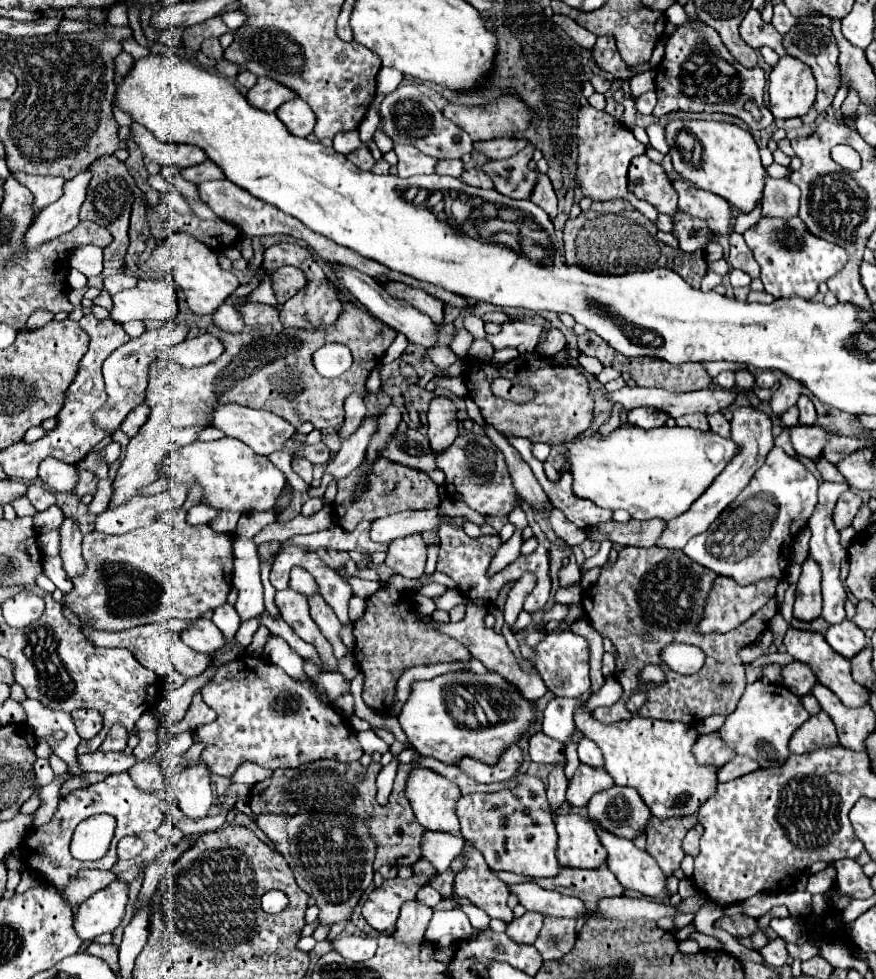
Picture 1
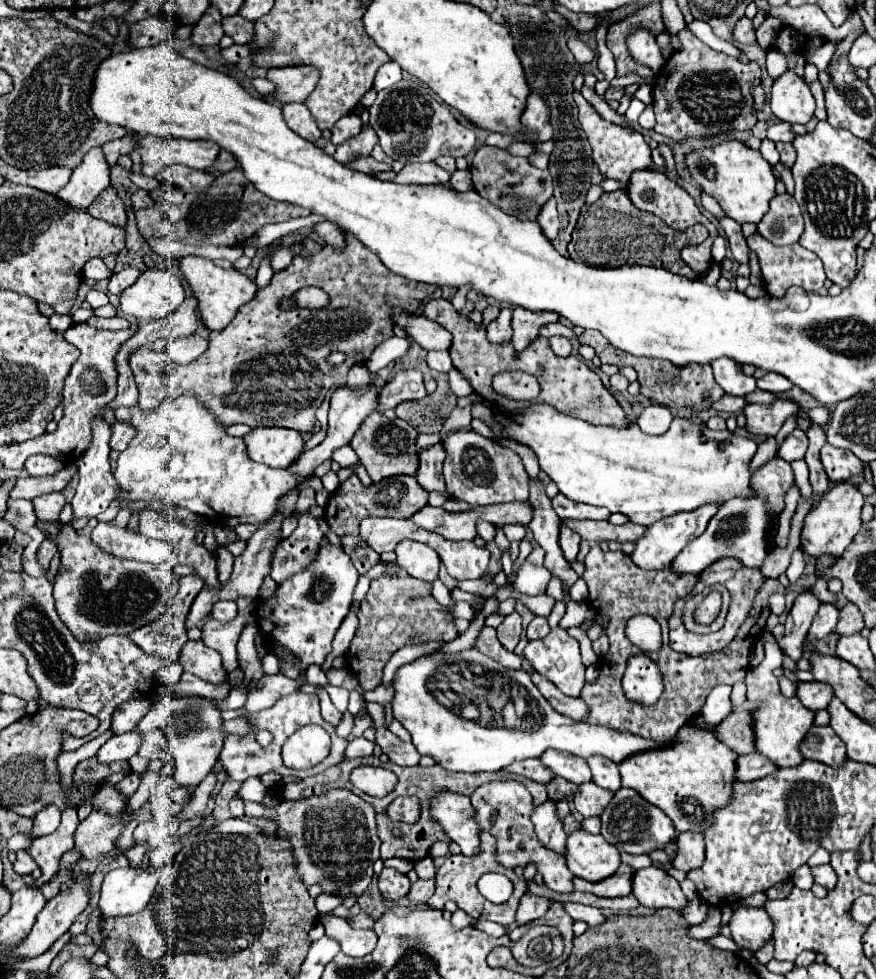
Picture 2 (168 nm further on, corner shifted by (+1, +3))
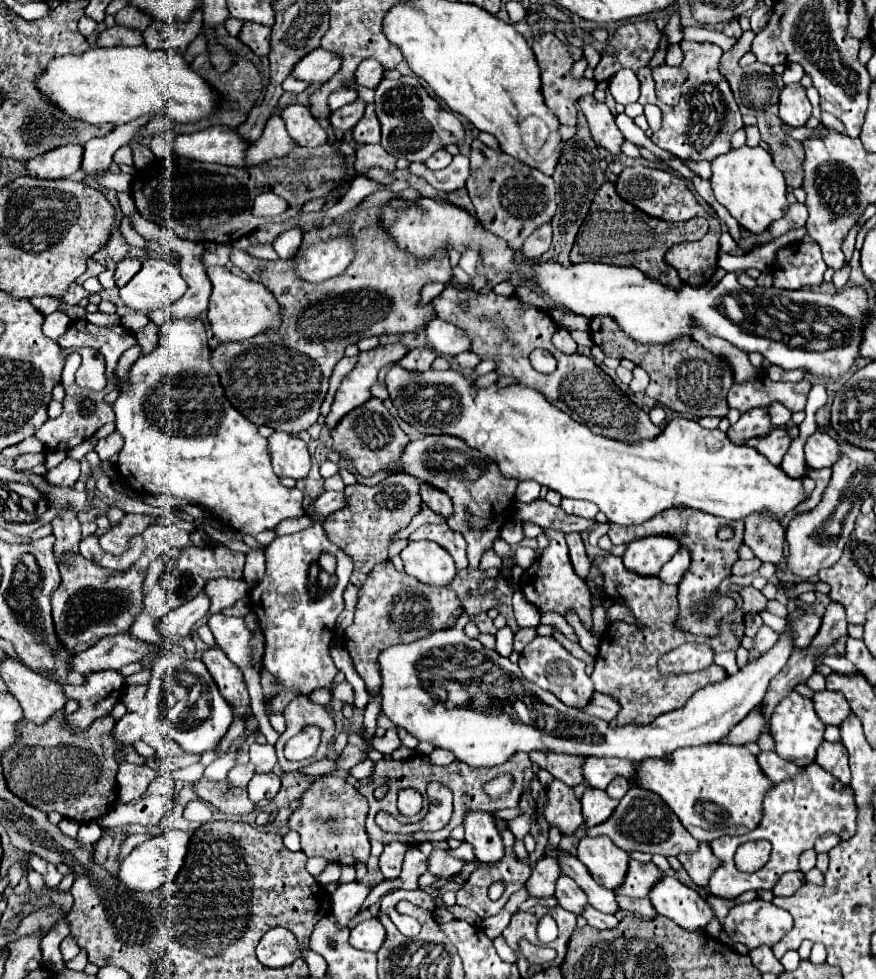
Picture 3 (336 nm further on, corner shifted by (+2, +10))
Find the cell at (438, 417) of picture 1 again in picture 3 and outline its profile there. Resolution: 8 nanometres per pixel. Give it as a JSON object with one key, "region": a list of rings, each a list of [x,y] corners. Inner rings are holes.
{"region":[[[421,484],[421,498],[423,502],[439,516],[443,518],[449,518],[453,514],[453,504],[449,500],[449,496],[433,486],[427,486],[427,484]]]}

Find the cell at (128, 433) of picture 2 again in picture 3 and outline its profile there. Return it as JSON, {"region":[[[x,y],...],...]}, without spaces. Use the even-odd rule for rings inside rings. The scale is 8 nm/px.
{"region":[[[113,432],[111,436],[107,436],[105,440],[99,440],[95,446],[95,452],[101,460],[109,460],[113,454],[117,454],[123,446],[123,436],[119,432]]]}

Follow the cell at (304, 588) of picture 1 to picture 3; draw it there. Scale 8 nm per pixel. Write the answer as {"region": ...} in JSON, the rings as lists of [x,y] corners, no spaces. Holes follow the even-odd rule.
{"region":[[[315,518],[307,530],[301,530],[291,536],[279,536],[269,546],[265,546],[265,560],[265,576],[255,588],[251,588],[249,604],[251,610],[257,614],[261,632],[265,634],[263,672],[269,672],[281,686],[273,694],[265,696],[265,712],[269,716],[271,726],[279,734],[283,734],[283,710],[273,712],[269,706],[271,700],[289,688],[297,688],[297,694],[307,696],[315,688],[327,688],[333,684],[337,668],[329,656],[329,646],[333,640],[335,620],[345,608],[343,590],[349,584],[353,562],[341,552],[341,548],[333,546],[325,538],[321,522]],[[325,552],[333,554],[337,560],[335,584],[329,582],[331,576],[317,562],[319,556]]]}

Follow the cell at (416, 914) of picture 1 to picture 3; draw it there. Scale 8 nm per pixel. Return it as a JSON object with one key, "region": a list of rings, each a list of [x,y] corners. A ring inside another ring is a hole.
{"region":[[[435,848],[429,856],[429,872],[433,872],[435,876],[439,876],[443,880],[459,874],[463,870],[463,866],[465,866],[465,862],[451,856],[445,848]]]}

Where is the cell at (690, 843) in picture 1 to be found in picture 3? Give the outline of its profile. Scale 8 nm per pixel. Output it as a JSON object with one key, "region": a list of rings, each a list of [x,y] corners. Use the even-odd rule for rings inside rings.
{"region":[[[705,842],[699,844],[699,850],[697,850],[697,852],[679,854],[677,858],[679,858],[679,862],[683,864],[683,868],[687,870],[687,874],[691,876],[691,880],[693,880],[697,886],[701,886],[701,888],[707,886],[713,870],[715,870],[717,866],[721,866],[721,864],[717,862],[717,858],[713,856],[711,848],[709,848]]]}

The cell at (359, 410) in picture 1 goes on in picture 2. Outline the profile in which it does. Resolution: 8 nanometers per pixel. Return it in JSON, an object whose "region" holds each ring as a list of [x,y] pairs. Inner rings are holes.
{"region":[[[354,365],[348,373],[348,385],[350,389],[358,391],[358,389],[366,389],[366,385],[370,385],[370,371],[364,365]]]}

